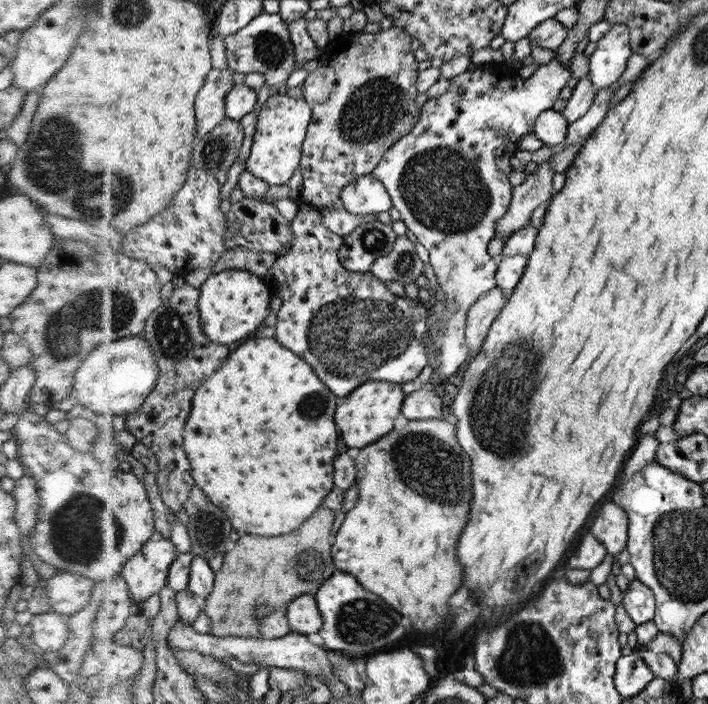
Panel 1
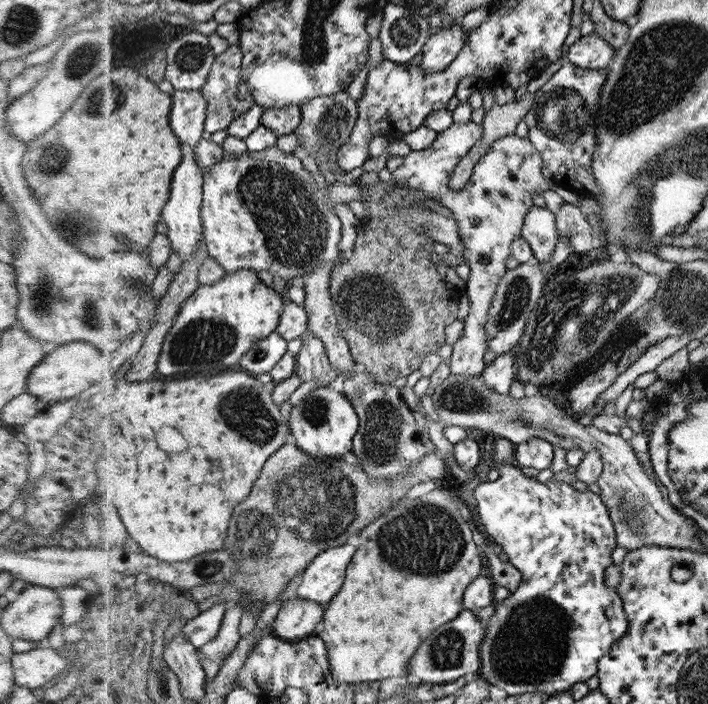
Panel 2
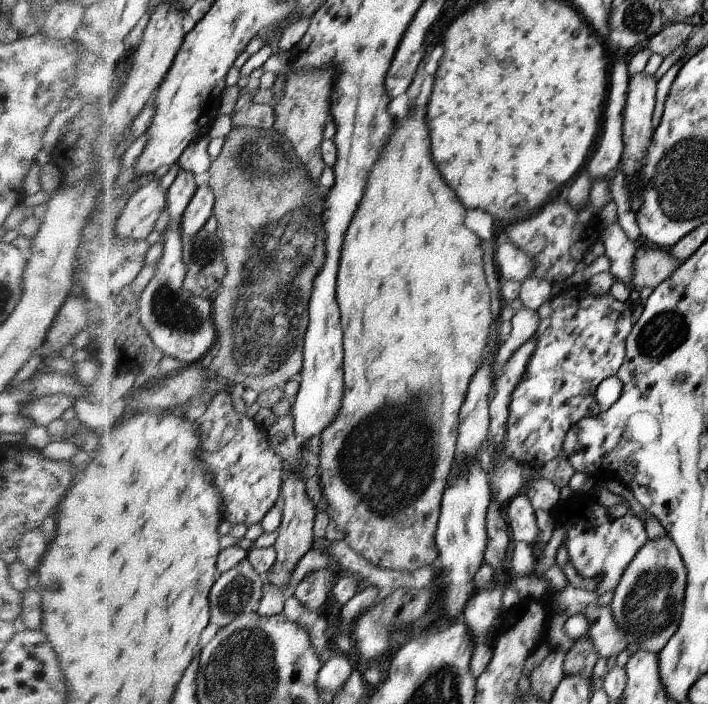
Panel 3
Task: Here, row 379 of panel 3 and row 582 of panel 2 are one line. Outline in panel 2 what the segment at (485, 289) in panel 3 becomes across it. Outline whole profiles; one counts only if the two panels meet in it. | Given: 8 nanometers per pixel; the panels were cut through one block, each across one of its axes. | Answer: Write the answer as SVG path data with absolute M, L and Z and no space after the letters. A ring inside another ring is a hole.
M440 485L440 490L437 488L420 496L420 498L414 498L414 500L407 500L403 498L396 502L396 504L390 509L386 516L378 518L374 523L371 523L369 527L364 528L359 532L360 546L356 549L358 556L353 555L354 564L350 564L350 572L348 572L348 582L346 582L346 588L338 594L338 600L334 600L334 604L330 604L330 610L326 610L326 628L319 633L319 637L322 638L327 644L330 650L330 663L332 663L332 671L334 671L334 677L348 683L376 683L379 680L387 679L390 677L409 676L410 658L412 654L418 650L418 646L429 639L431 635L441 627L443 624L449 623L450 620L454 620L462 612L462 594L464 590L468 590L471 583L482 574L482 556L478 552L478 546L474 546L474 532L475 530L466 522L466 518L462 518L456 502L456 498L451 497L448 494L448 490L444 490L444 486Z

